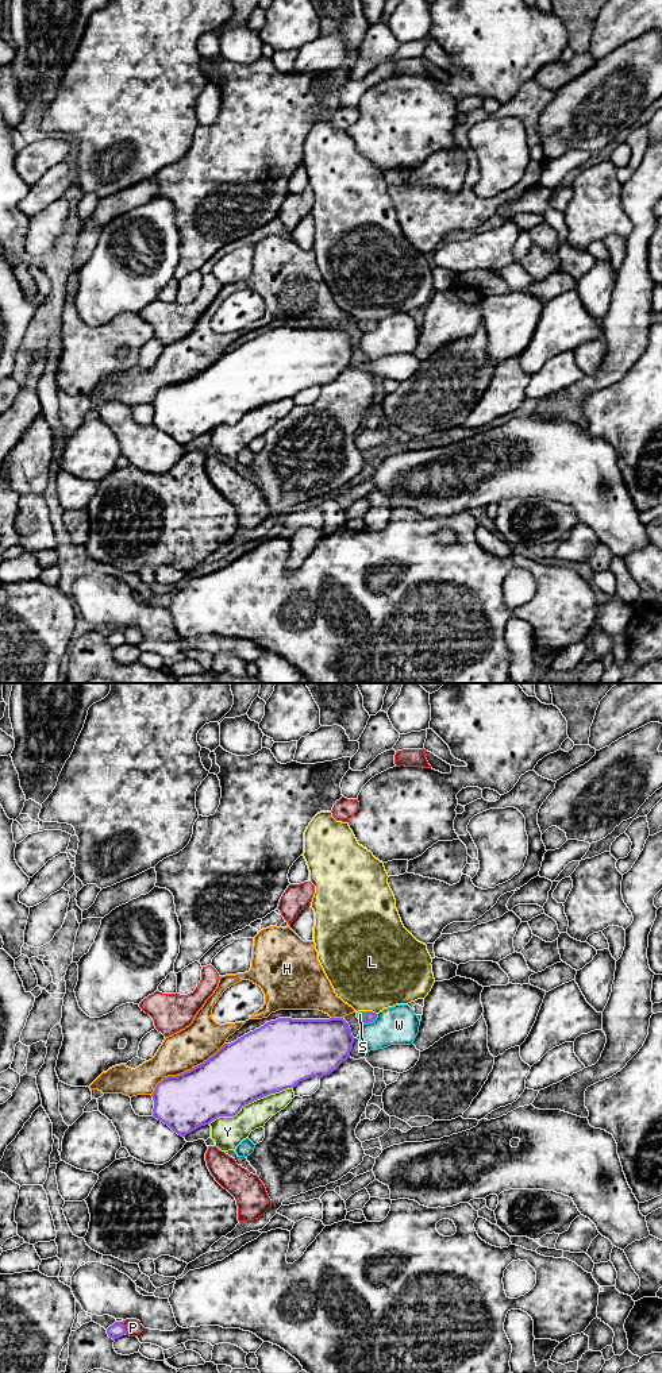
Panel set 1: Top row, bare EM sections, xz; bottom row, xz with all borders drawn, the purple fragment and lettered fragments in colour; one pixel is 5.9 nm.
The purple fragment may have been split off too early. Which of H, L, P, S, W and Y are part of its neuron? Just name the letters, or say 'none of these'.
S

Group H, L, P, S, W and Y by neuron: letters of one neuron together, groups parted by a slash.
H / L / P / S / W / Y

